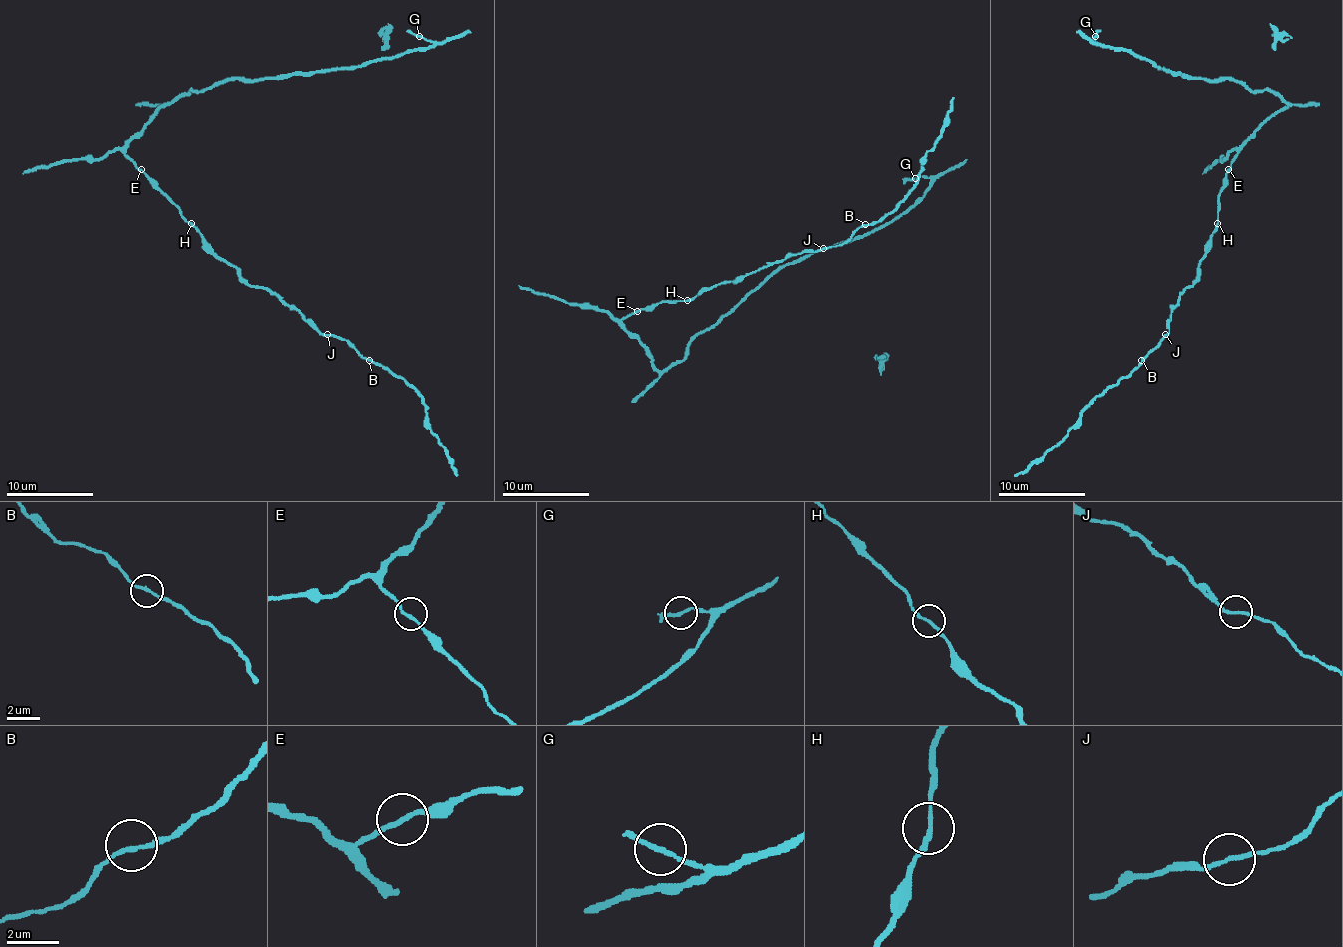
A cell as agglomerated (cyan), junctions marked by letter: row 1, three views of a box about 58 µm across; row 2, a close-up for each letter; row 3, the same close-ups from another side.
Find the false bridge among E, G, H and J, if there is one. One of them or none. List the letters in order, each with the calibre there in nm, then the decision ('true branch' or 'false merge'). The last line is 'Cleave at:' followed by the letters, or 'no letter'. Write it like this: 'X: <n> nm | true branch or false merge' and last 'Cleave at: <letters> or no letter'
E: 160 nm | true branch
G: 170 nm | true branch
H: 160 nm | true branch
J: 150 nm | true branch
Cleave at: no letter

